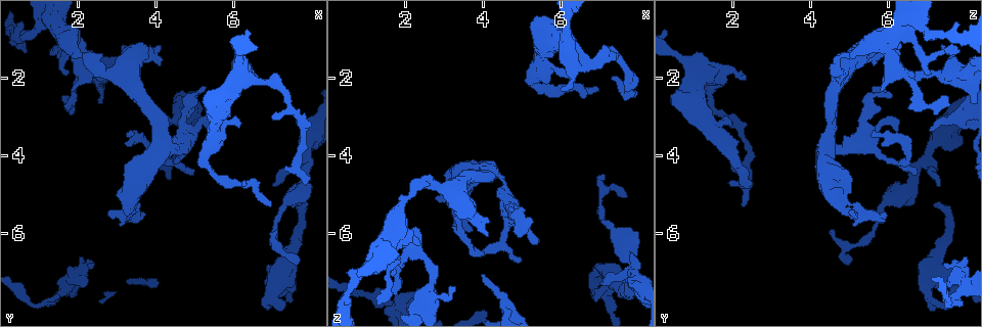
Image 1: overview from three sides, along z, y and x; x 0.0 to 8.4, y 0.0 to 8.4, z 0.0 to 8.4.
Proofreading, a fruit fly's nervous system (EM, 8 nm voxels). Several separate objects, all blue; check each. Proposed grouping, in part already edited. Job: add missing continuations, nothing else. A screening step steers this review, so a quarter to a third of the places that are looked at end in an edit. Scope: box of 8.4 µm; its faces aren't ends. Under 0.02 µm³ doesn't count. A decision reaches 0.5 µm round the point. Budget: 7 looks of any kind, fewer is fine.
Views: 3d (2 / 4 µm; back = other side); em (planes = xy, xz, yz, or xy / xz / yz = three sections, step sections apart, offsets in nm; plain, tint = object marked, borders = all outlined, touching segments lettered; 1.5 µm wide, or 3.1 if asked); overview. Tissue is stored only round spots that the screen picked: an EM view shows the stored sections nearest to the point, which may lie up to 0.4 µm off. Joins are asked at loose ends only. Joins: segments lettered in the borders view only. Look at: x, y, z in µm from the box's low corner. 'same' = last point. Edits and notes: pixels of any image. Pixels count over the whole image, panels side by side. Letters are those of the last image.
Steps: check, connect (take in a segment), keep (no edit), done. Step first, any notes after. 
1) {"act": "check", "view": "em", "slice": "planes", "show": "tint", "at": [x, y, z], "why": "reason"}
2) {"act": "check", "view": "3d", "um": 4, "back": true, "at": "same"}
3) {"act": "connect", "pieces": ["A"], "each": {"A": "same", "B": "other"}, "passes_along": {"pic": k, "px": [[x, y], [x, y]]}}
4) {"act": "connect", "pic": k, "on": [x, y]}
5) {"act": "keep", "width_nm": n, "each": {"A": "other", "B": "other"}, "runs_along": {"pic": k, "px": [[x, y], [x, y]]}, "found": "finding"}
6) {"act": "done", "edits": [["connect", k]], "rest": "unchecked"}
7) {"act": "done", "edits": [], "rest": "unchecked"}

{"act": "check", "view": "3d", "um": 4, "at": [7.10, 5.95, 4.60], "why": "thin end"}

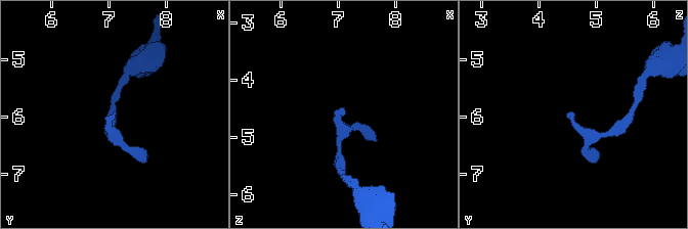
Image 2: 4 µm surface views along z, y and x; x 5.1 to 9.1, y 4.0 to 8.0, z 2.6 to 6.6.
{"act": "check", "view": "em", "slice": "xy", "step": 4, "show": "tint", "at": [7.10, 5.95, 4.55]}

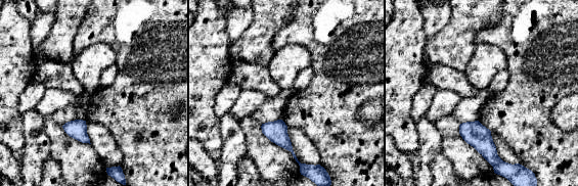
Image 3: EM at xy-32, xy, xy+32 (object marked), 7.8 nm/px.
{"act": "check", "view": "em", "slice": "planes", "show": "borders", "at": "same", "why": "cut it another way"}

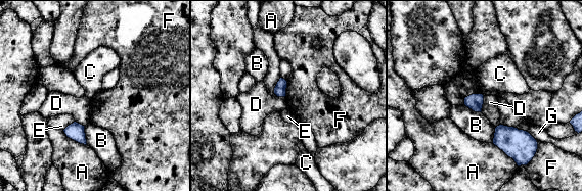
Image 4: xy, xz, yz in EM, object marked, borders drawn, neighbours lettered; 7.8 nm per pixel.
{"act": "keep", "each": {"A": "other", "B": "other", "C": "other", "D": "other", "E": "other", "F": "other", "G": "other"}, "border": {"pic": 4, "px": [[287, 81], [284, 96]]}, "found": "none of them fits"}

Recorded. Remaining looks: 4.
{"act": "check", "view": "em", "slice": "planes", "show": "borders", "at": [4.90, 4.50, 6.70], "why": "thin end"}

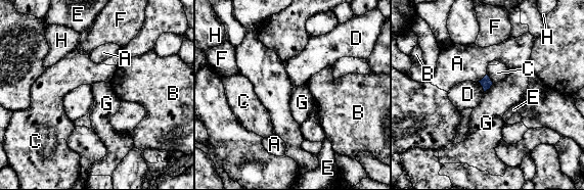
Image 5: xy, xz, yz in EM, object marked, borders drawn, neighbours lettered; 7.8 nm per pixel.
{"act": "keep", "width_nm": 90, "each": {"A": "other", "B": "other", "C": "other", "D": "other", "E": "other", "F": "other", "G": "other", "H": "other"}, "border": {"pic": 5, "px": [[493, 84], [484, 92]]}, "found": "none of them fits"}

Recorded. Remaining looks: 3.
{"act": "check", "view": "em", "slice": "planes", "show": "borders", "at": [6.10, 3.15, 2.00], "why": "an open end"}

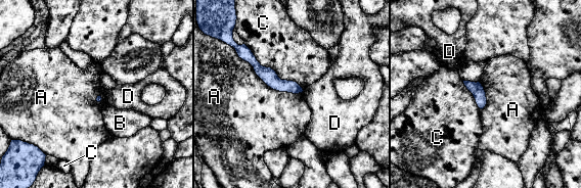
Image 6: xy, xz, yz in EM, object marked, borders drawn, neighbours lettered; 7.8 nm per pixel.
{"act": "keep", "longest_contact_nm": ["A", 650], "each": {"A": "other", "B": "other", "C": "other", "D": "other"}, "runs_along": {"pic": 6, "px": [[243, 54], [275, 83], [300, 90]]}, "found": "no lettered segment goes on from it"}

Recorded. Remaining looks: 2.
{"act": "done", "edits": [], "rest": "unchecked"}

